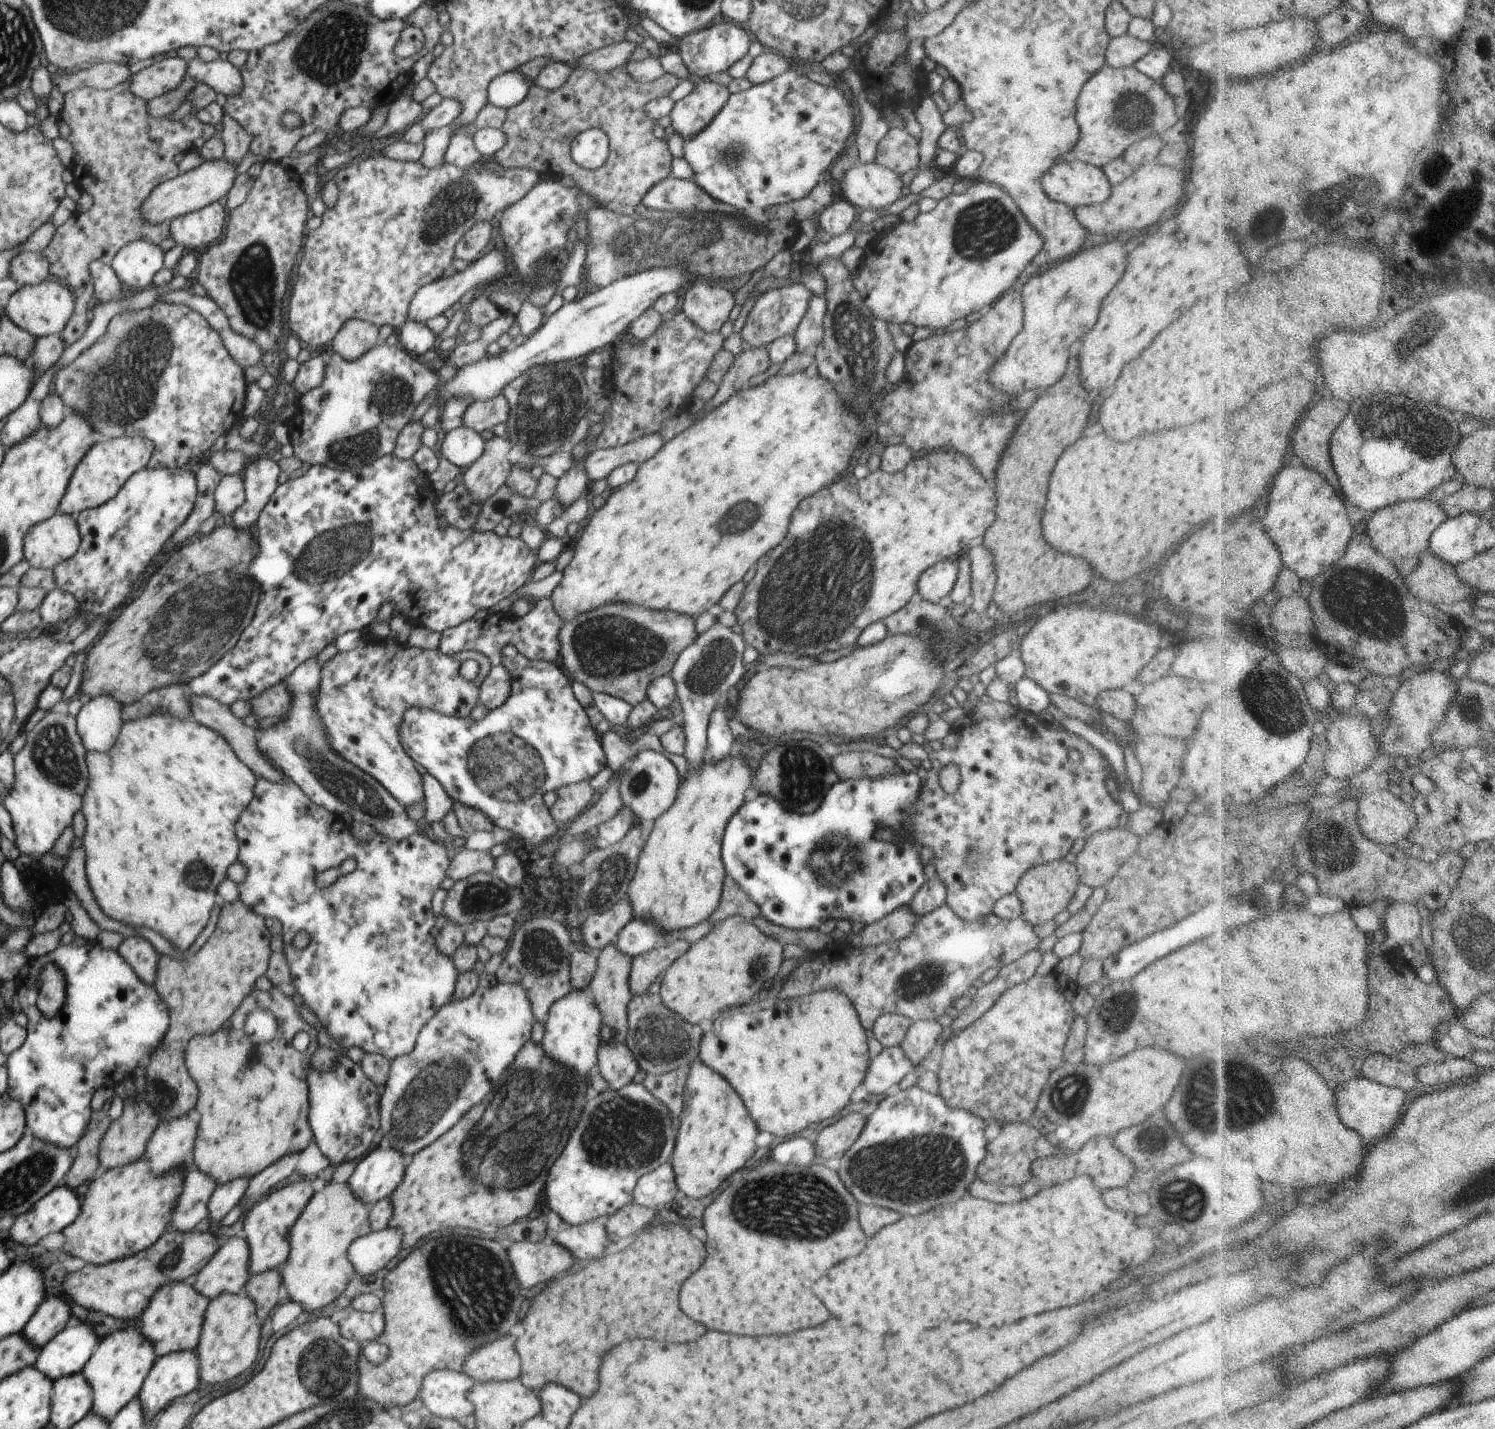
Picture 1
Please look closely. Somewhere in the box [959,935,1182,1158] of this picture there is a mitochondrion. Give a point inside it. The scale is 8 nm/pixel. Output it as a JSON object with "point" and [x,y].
{"point":[1118,1008]}

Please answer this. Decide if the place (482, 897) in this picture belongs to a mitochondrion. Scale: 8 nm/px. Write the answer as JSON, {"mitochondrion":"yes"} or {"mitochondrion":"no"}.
{"mitochondrion":"yes"}

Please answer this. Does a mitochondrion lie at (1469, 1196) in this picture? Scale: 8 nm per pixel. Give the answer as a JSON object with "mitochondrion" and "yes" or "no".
{"mitochondrion":"yes"}

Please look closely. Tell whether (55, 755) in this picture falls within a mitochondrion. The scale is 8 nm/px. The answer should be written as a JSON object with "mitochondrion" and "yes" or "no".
{"mitochondrion":"yes"}

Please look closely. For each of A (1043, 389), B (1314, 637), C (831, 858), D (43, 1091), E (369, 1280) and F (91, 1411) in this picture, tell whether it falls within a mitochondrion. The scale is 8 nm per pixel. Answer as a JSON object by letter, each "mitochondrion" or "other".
{"A":"other","B":"other","C":"mitochondrion","D":"other","E":"other","F":"other"}

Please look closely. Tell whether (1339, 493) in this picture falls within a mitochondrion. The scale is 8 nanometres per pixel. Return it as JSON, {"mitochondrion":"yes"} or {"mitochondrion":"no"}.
{"mitochondrion":"no"}

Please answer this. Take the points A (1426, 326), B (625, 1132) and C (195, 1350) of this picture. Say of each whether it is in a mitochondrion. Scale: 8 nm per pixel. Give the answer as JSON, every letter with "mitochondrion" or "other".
{"A":"mitochondrion","B":"mitochondrion","C":"other"}

